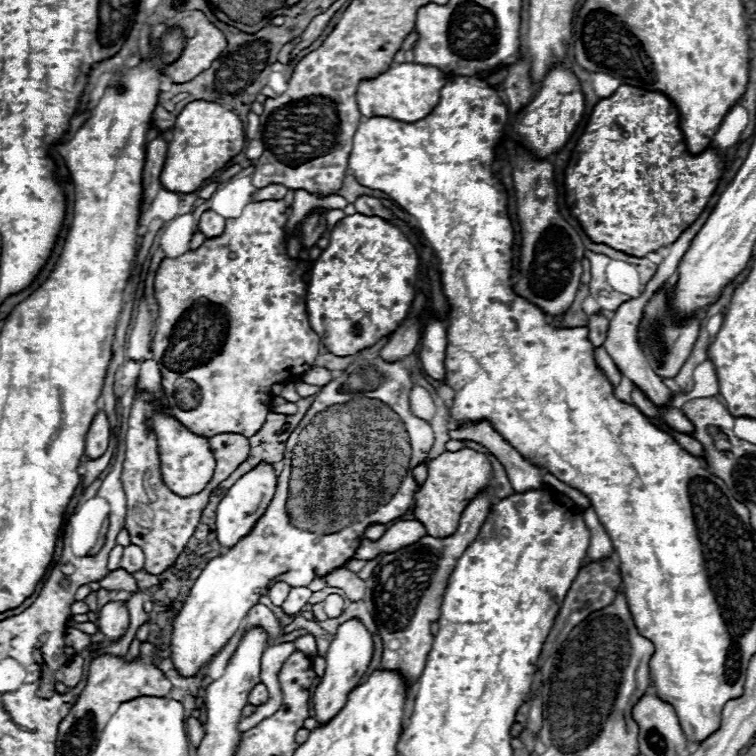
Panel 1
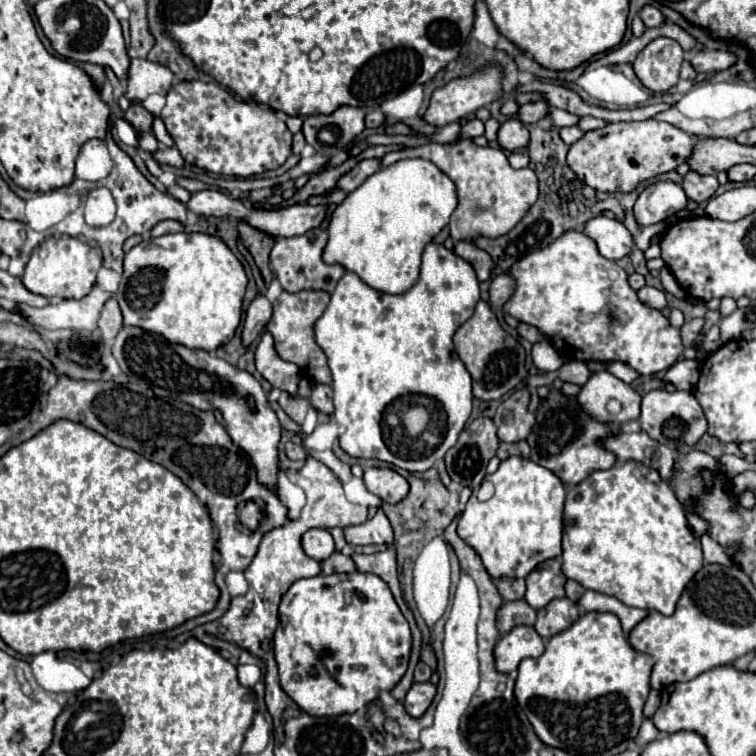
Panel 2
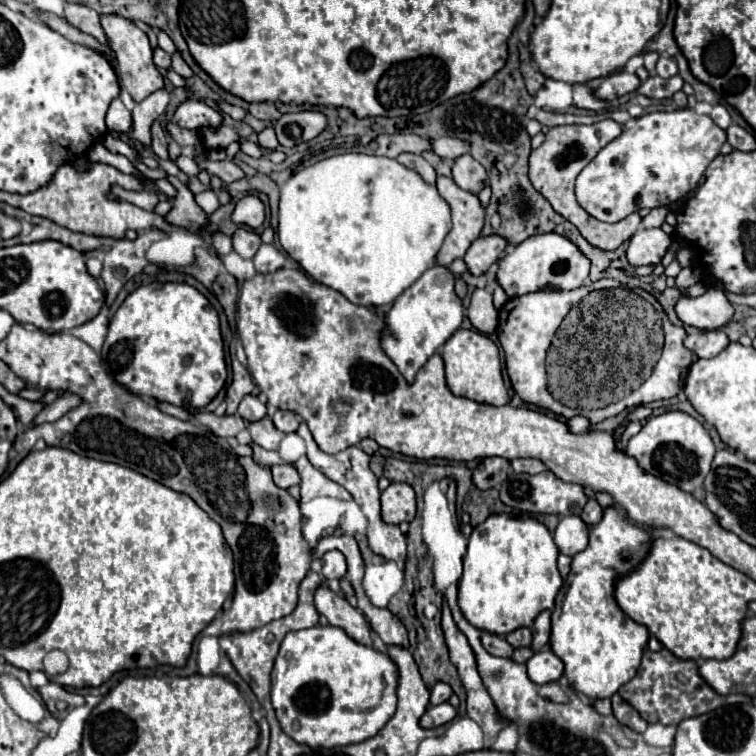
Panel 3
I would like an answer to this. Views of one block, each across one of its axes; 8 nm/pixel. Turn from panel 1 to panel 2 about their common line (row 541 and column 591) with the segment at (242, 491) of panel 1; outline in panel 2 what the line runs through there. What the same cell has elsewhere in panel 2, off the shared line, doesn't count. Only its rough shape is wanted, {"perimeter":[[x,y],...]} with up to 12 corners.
{"perimeter":[[590,218],[582,234],[596,242],[600,256],[628,256],[634,238],[620,220]]}

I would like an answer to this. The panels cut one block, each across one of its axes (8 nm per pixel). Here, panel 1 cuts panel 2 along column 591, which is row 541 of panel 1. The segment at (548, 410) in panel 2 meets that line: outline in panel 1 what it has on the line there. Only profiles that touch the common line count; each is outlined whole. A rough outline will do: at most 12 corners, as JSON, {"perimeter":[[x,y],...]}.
{"perimeter":[[478,492],[448,538],[386,554],[364,604],[382,668],[410,686],[432,646],[448,576],[492,508]]}

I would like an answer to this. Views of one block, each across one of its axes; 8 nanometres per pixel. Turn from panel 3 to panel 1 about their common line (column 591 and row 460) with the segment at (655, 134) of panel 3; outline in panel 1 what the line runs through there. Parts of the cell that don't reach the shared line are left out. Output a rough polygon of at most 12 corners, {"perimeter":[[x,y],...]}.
{"perimeter":[[156,416],[162,476],[180,496],[214,474],[208,438]]}

